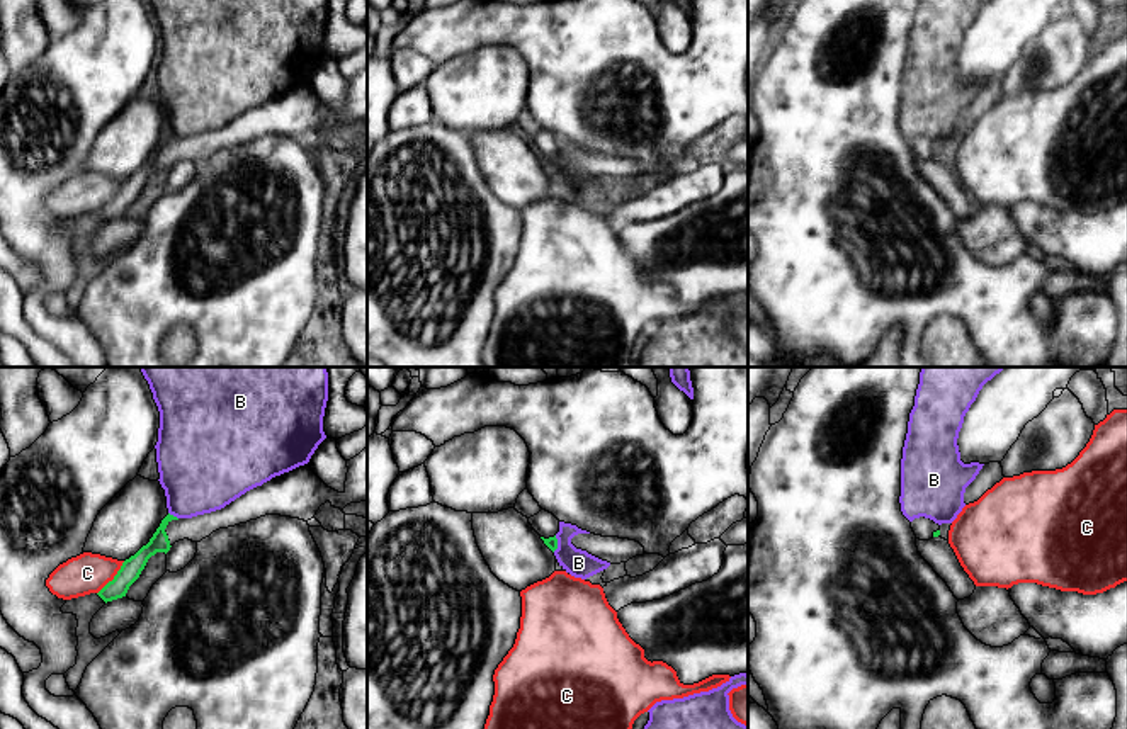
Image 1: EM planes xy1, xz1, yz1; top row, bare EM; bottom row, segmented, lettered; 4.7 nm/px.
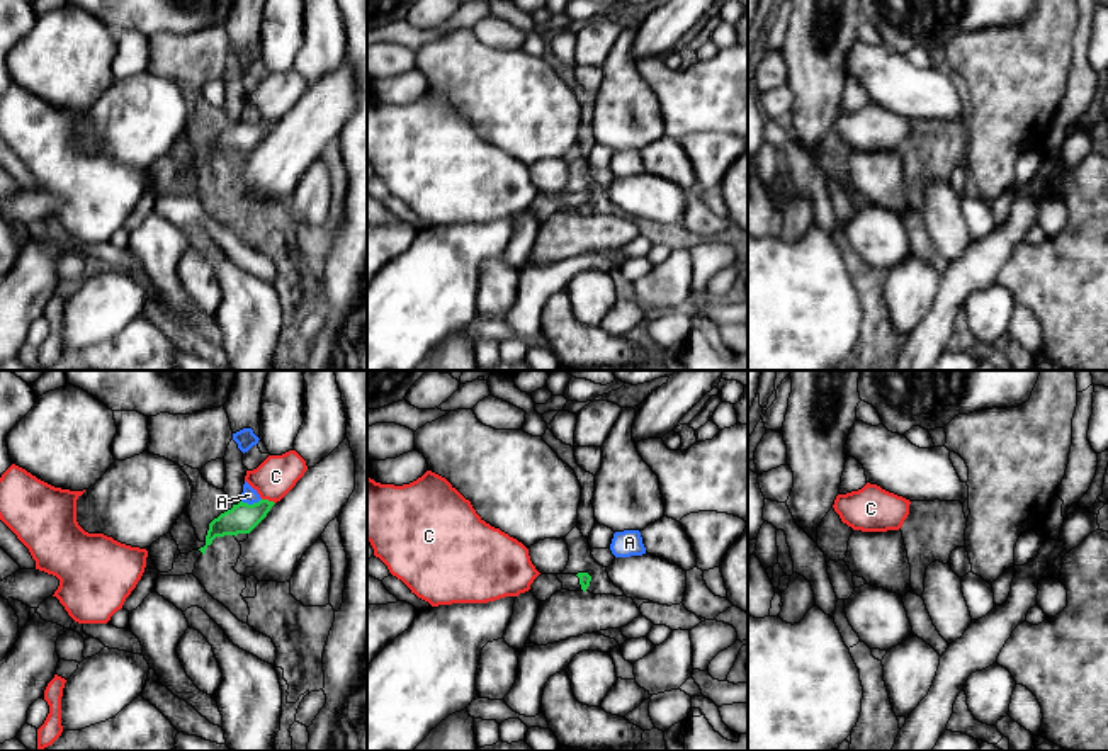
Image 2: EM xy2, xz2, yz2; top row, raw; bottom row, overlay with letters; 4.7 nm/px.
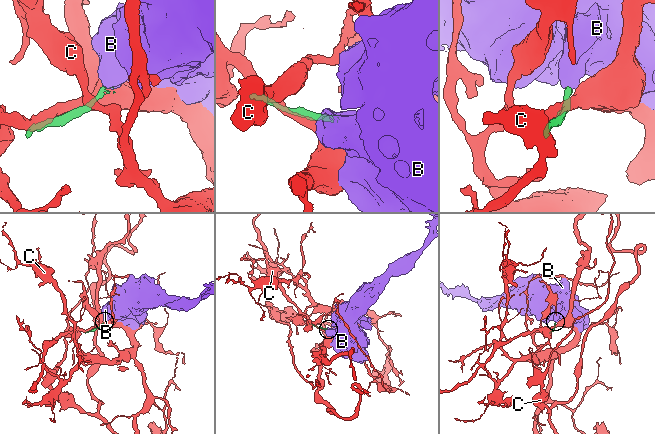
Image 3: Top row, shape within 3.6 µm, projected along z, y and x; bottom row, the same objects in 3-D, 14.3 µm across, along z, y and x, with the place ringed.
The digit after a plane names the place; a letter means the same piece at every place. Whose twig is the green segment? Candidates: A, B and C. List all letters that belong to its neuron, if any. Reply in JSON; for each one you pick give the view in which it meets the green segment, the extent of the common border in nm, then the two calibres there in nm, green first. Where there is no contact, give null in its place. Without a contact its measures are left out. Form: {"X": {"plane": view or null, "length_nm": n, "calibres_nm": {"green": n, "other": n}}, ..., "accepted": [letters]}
{"accepted": []}

